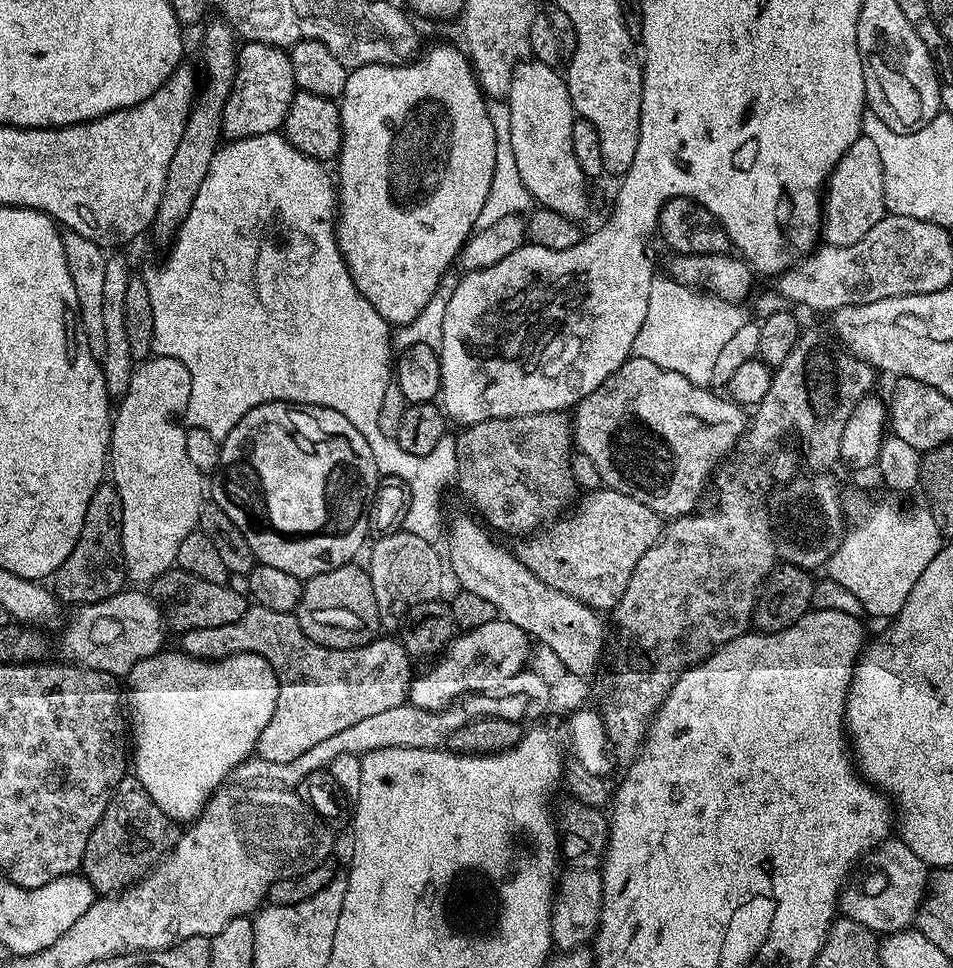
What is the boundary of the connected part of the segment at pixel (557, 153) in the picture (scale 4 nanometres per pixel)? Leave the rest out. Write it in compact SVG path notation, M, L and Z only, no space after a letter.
M531 58L514 70L506 97L510 110L510 146L514 150L514 162L518 162L518 174L522 174L522 182L533 201L539 207L580 222L588 212L589 181L578 166L578 158L574 158L574 146L570 142L574 119L572 99L567 79L558 73L556 68Z

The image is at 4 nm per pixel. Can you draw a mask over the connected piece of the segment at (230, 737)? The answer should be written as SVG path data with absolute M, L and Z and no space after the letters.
M183 650L168 651L142 658L127 674L126 704L130 709L130 736L134 741L130 760L136 780L142 782L158 810L173 822L191 822L204 811L208 799L216 795L235 768L255 753L258 738L262 730L266 730L266 722L274 718L274 706L278 706L280 677L266 658L253 652L239 652L219 660L200 660Z

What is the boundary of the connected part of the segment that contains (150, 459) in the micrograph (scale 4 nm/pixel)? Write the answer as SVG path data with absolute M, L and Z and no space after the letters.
M153 355L151 358L143 361L133 371L130 378L130 386L126 394L119 401L120 409L117 407L114 412L112 421L112 438L110 441L110 480L116 485L118 494L122 498L122 526L121 526L121 554L123 556L123 569L129 581L137 580L137 585L144 586L144 583L155 581L156 577L163 572L169 571L176 563L178 546L188 534L200 523L200 506L206 500L206 476L205 473L199 472L194 462L190 462L188 457L188 432L182 423L184 411L188 408L190 402L190 390L192 389L192 375L186 370L182 362L178 362L169 356Z

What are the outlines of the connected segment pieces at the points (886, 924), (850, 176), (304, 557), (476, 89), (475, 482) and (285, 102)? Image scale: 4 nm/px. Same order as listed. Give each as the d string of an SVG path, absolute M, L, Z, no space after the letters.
M899 838L885 840L879 848L875 849L875 856L876 861L869 868L859 869L860 877L858 877L858 872L855 878L849 879L845 884L844 891L840 894L839 911L847 919L858 922L877 934L911 929L916 918L916 911L920 909L920 903L924 900L924 893L928 891L930 869L922 862L922 858L918 858L918 854L914 854L914 850L910 850L910 846L906 846L906 842Z
M861 134L842 154L842 158L832 167L832 174L826 185L826 203L822 208L822 236L831 247L841 248L850 246L886 215L886 198L884 197L884 171L882 170L882 158L878 158L878 146L870 142L870 138Z
M271 400L262 406L254 406L254 410L250 410L250 414L242 417L238 426L234 426L234 430L230 430L230 434L222 437L220 462L215 469L215 476L216 481L213 484L211 481L210 484L211 503L217 504L222 510L222 514L226 514L226 518L230 518L230 522L234 522L234 526L238 526L238 530L242 530L242 534L246 538L246 546L250 546L253 557L259 563L274 566L278 570L286 570L286 574L294 574L301 578L326 574L338 566L353 563L357 559L356 555L359 554L360 547L362 547L362 552L370 536L368 515L372 509L372 499L376 497L376 489L382 480L380 472L376 468L376 455L370 450L366 438L362 438L362 434L358 434L358 430L354 430L354 426L350 426L350 422L346 422L346 418L342 418L342 414L329 408L289 404L283 400Z
M444 44L441 48L432 48L428 53L417 55L406 64L371 64L361 68L353 68L346 78L346 90L339 97L340 121L344 131L344 141L340 143L340 180L338 176L338 219L335 221L336 245L344 255L346 266L350 270L350 278L354 286L382 314L389 325L408 324L422 313L431 296L438 290L443 276L457 263L464 243L472 235L478 222L478 214L482 214L482 206L486 206L486 198L490 194L490 182L494 178L494 158L496 157L496 135L488 113L489 101L482 91L469 57L463 51Z
M543 412L494 418L467 425L461 431L464 433L456 436L455 483L460 484L460 490L465 498L480 511L479 519L489 529L497 528L508 536L527 538L541 531L553 518L567 513L577 503L578 487L572 472L574 424L566 417L564 412Z
M253 40L241 43L236 53L234 86L222 110L223 135L228 140L241 140L258 134L280 132L297 91L294 66L285 49Z

